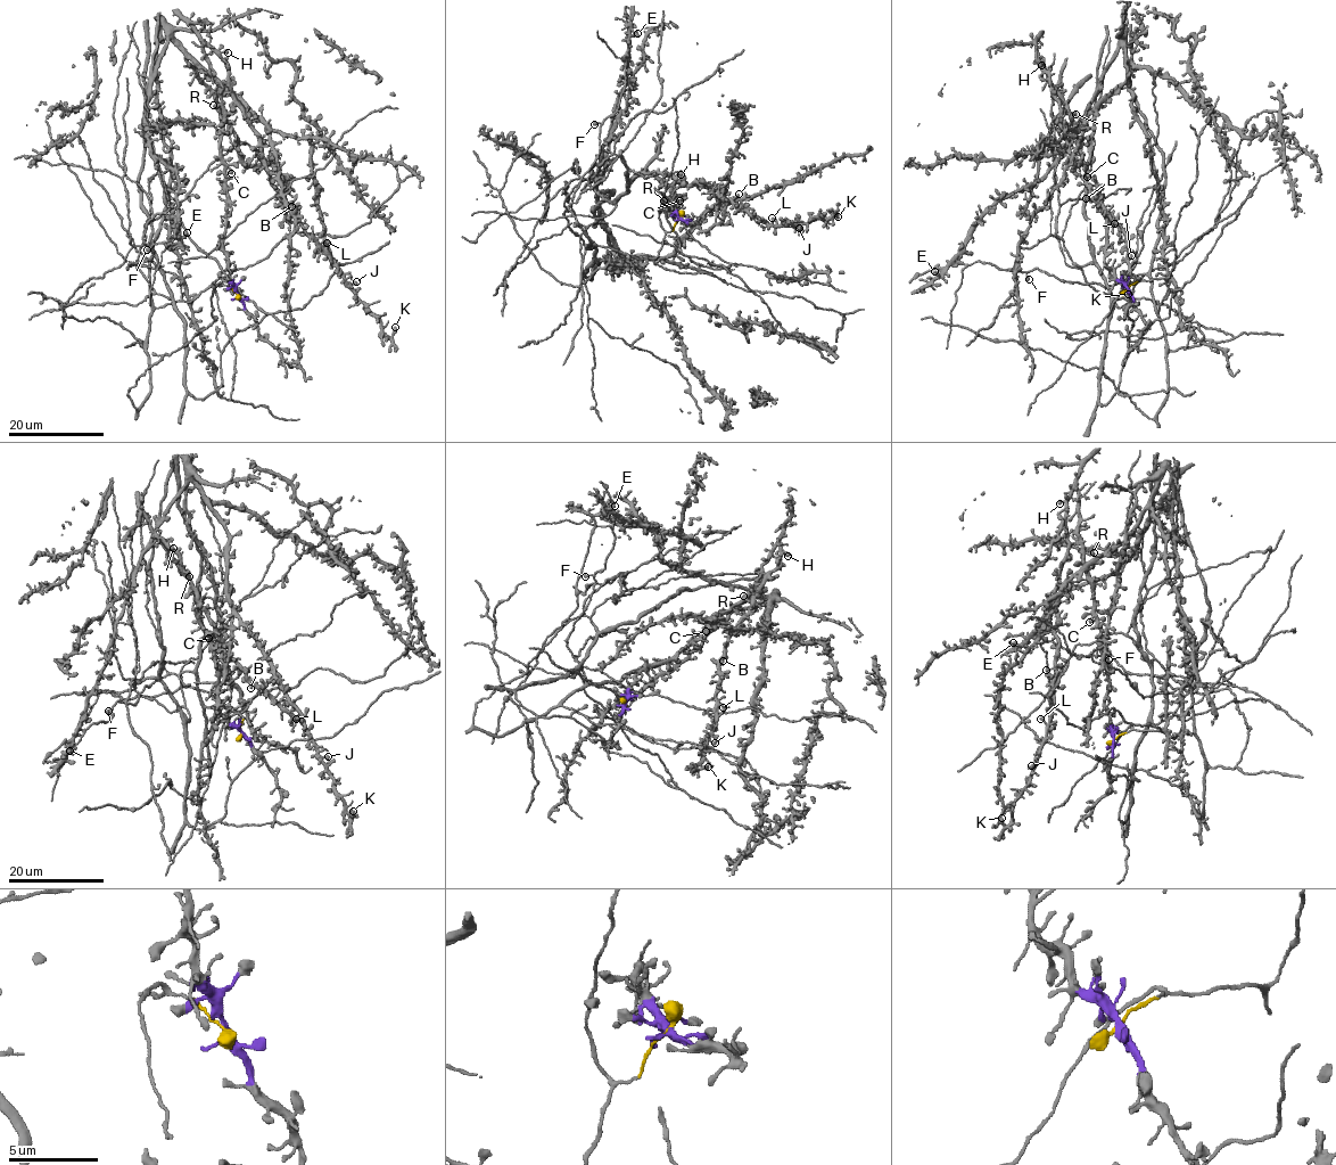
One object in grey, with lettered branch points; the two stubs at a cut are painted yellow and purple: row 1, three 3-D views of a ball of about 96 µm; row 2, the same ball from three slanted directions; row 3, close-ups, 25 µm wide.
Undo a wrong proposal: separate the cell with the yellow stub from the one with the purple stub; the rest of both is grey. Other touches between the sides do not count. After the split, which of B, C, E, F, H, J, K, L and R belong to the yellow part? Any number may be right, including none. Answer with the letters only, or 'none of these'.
E, F

